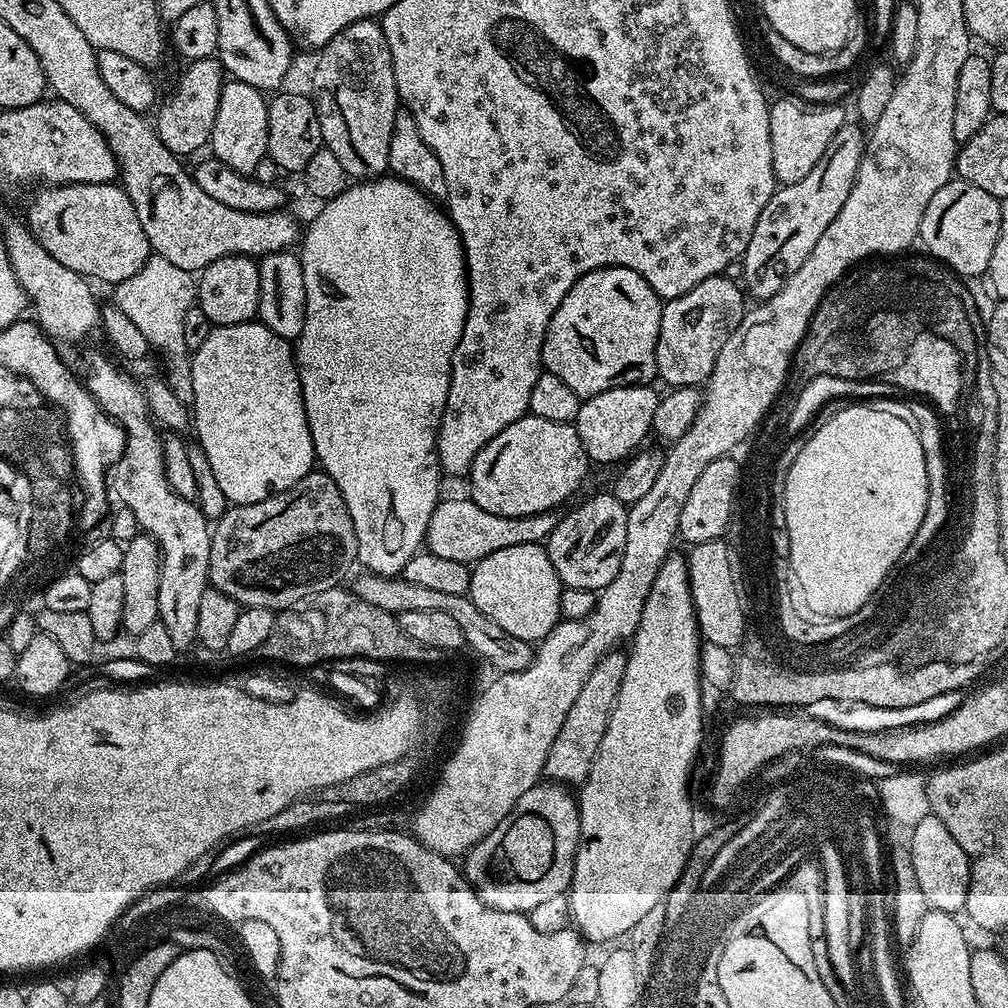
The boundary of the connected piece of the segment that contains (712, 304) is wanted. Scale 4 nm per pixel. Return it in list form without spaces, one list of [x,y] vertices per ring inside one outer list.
[[[721,274],[698,282],[694,290],[686,290],[686,294],[663,305],[656,343],[656,376],[664,379],[669,389],[695,388],[708,383],[714,362],[718,362],[718,350],[734,334],[738,322],[742,322],[746,311],[744,300],[745,289]]]

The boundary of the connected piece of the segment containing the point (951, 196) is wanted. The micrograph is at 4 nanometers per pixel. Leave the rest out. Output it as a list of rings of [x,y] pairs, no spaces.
[[[953,178],[948,181],[934,198],[930,198],[930,206],[926,206],[926,214],[922,214],[919,243],[928,247],[927,255],[945,264],[961,278],[980,278],[985,275],[990,266],[990,254],[994,254],[994,245],[998,243],[998,230],[1002,226],[1002,210],[1000,201],[994,194],[986,194],[979,186],[970,186],[970,182]]]

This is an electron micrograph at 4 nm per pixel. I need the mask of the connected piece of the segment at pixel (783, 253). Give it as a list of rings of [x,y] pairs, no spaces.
[[[845,122],[834,134],[830,146],[826,146],[826,154],[822,154],[818,166],[814,166],[802,182],[777,187],[770,202],[766,202],[762,214],[758,214],[754,234],[750,234],[750,242],[742,257],[742,280],[747,295],[751,299],[753,296],[753,301],[768,300],[778,294],[790,274],[810,258],[810,250],[814,250],[818,238],[826,234],[826,226],[838,218],[838,210],[842,210],[842,206],[846,206],[846,198],[850,198],[858,166],[864,157],[865,143],[865,129],[859,123]]]

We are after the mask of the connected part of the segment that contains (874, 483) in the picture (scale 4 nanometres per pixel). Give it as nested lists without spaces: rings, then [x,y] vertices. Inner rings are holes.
[[[852,402],[844,406],[844,414],[839,415],[834,412],[829,415],[829,420],[805,442],[793,455],[793,465],[790,466],[789,473],[786,474],[784,488],[784,513],[786,514],[786,528],[790,538],[788,547],[787,563],[792,563],[792,572],[796,575],[796,584],[800,587],[800,592],[804,595],[803,607],[810,610],[815,609],[822,613],[846,613],[852,612],[862,602],[867,602],[872,595],[872,588],[880,577],[884,575],[885,568],[892,564],[892,560],[902,558],[906,546],[918,534],[918,526],[922,526],[922,518],[926,514],[928,505],[928,475],[926,474],[926,462],[924,461],[924,451],[920,434],[903,415],[895,416],[892,412],[887,412],[884,408],[867,408],[867,403]]]

